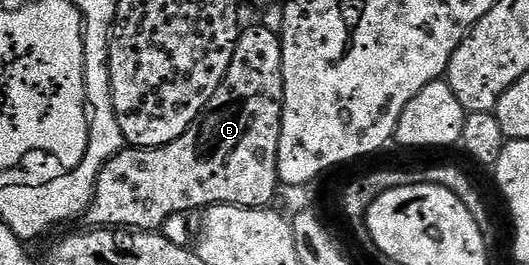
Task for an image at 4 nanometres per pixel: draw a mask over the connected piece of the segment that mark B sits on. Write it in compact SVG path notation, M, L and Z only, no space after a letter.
M248 28L242 31L241 37L237 40L235 54L231 58L231 66L211 102L195 118L195 122L182 134L178 140L165 144L161 148L131 148L122 147L120 152L115 153L103 166L103 170L97 179L97 185L93 191L93 201L89 203L87 220L93 228L123 228L126 230L136 230L138 232L155 232L161 230L164 223L172 215L192 214L196 208L206 210L215 204L229 204L235 207L260 208L272 205L273 198L278 195L279 181L277 179L277 155L279 154L279 134L281 133L281 119L283 118L283 102L285 101L285 91L283 90L283 50L281 49L281 37L276 31L269 28Z

